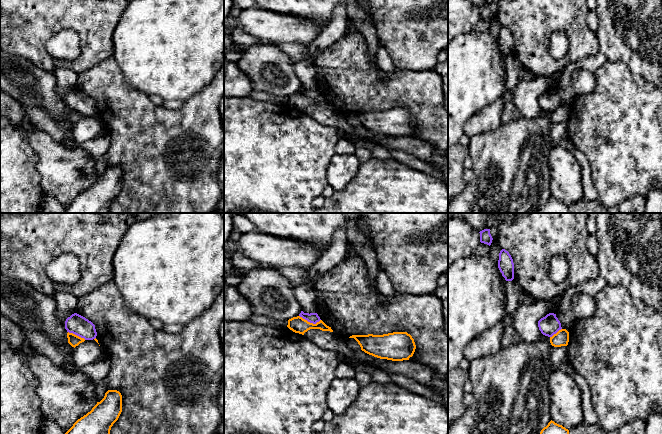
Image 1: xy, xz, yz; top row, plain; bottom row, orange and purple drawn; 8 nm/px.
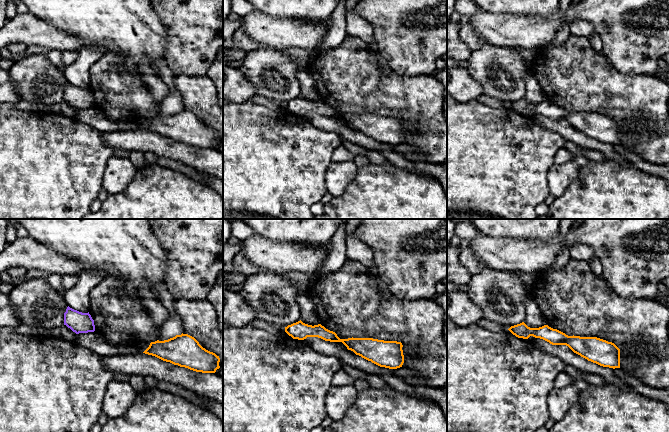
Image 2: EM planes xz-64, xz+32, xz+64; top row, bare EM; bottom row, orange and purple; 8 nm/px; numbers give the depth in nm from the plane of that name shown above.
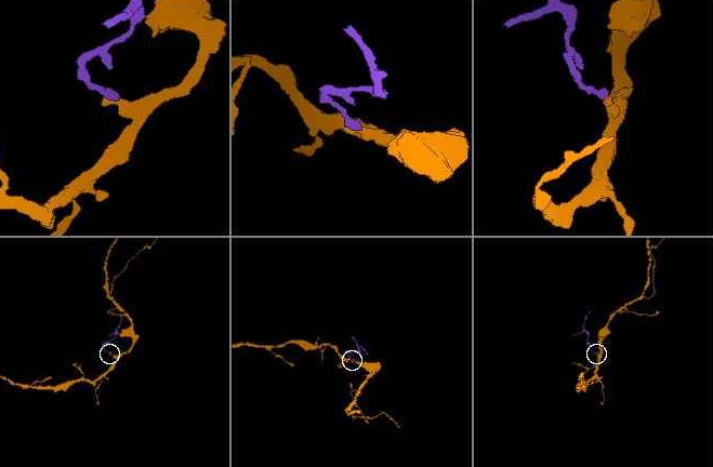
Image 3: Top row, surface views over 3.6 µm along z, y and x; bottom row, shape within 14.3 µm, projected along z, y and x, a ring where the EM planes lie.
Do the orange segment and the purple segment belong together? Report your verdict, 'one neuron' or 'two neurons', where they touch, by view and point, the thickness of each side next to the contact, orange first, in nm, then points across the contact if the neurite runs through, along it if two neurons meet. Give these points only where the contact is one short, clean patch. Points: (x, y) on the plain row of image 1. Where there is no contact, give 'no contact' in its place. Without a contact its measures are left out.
two neurons; contact xz (309, 98); calibres 130 and 80 nm; border xz (299, 91), (313, 99), (320, 96)

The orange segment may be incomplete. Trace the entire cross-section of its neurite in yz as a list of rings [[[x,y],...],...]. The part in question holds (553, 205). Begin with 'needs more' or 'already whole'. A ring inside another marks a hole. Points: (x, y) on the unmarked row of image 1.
already whole; [[[551,196],[548,201],[541,206],[539,213],[570,213],[570,211],[568,205]]]

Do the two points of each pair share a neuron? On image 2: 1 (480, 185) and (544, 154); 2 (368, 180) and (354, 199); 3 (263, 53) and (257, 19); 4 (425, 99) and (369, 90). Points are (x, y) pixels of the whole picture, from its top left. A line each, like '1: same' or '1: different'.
1: same
2: same
3: different
4: same

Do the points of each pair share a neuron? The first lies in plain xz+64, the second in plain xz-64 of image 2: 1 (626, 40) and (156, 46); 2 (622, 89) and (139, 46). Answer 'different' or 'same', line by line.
1: different
2: different

